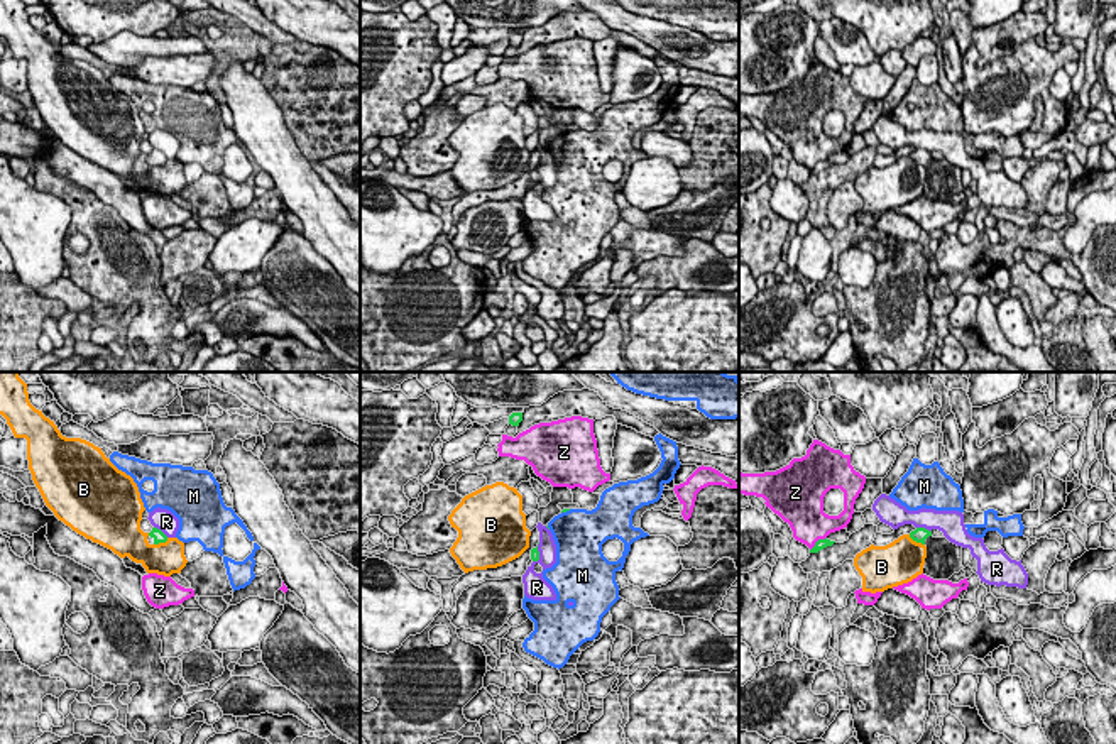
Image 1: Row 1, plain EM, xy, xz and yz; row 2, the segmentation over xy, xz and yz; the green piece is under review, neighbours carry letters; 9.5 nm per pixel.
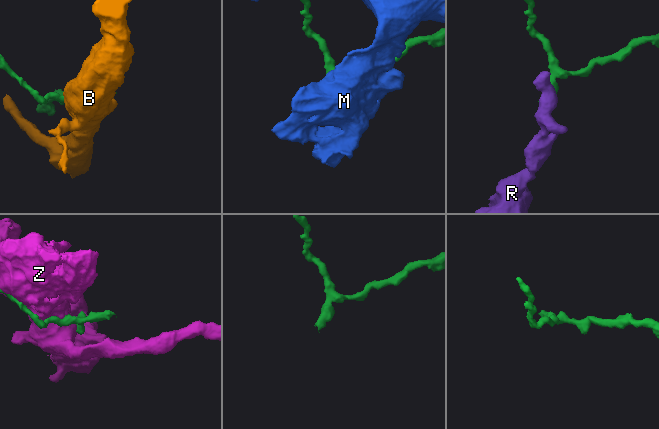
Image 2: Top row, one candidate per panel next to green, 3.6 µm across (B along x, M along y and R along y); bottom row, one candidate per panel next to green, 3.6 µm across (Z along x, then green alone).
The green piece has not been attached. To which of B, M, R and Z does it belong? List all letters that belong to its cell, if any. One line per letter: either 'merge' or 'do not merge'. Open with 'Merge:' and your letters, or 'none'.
Merge: none
B: do not merge
M: do not merge
R: do not merge
Z: do not merge

